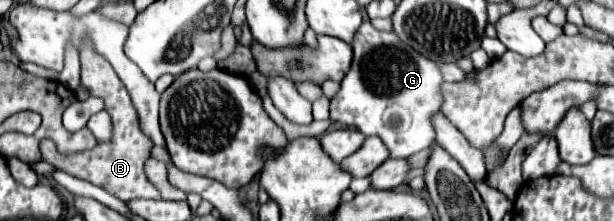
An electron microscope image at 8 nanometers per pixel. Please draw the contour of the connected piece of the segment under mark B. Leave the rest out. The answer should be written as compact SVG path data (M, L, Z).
M85 39L81 45L81 51L79 51L79 55L81 55L81 83L91 91L93 97L105 99L105 111L113 119L113 139L111 139L111 143L99 143L95 149L75 153L75 155L59 155L55 149L55 143L51 139L43 139L39 145L43 159L73 177L79 177L79 179L85 179L97 187L103 187L107 193L115 195L121 201L139 199L139 197L141 199L161 199L159 191L147 181L147 175L143 171L143 163L151 155L149 151L151 151L153 143L147 141L147 137L143 137L143 133L139 129L139 119L137 119L135 107L131 105L131 97L129 97L125 85L119 81L117 73L113 71L111 63L107 59L103 59L91 47L93 47L91 41Z

